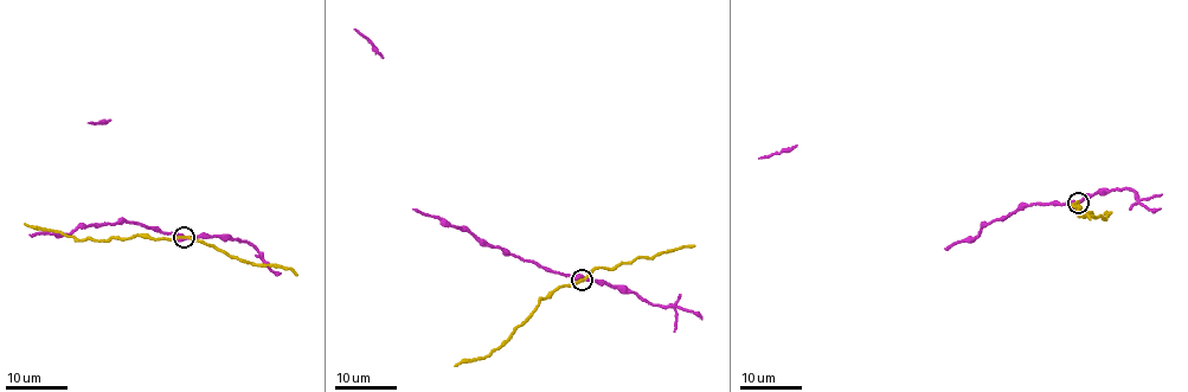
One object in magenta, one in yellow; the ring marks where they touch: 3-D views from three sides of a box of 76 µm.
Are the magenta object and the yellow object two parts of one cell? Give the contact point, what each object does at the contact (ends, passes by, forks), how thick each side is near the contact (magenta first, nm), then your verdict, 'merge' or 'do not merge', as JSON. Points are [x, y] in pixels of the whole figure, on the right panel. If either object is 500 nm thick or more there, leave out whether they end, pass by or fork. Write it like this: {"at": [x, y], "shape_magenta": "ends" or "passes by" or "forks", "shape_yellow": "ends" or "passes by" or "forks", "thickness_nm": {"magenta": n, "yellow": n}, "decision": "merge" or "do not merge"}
{"at": [1078, 203], "shape_magenta": "passes by", "shape_yellow": "passes by", "thickness_nm": {"magenta": 440, "yellow": 240}, "decision": "do not merge"}

